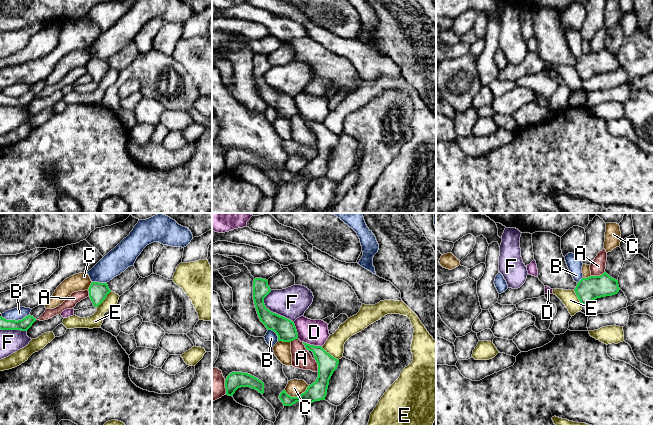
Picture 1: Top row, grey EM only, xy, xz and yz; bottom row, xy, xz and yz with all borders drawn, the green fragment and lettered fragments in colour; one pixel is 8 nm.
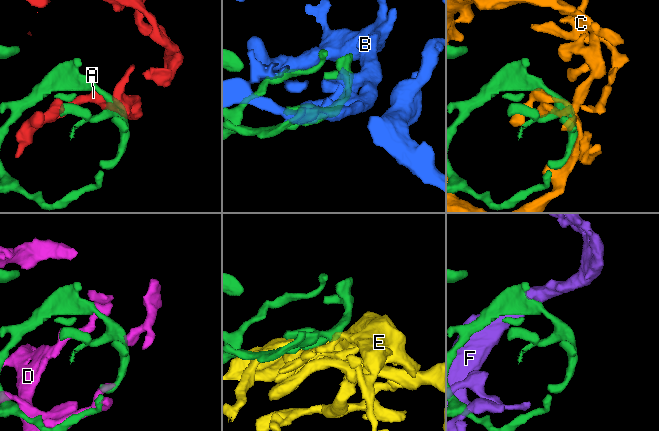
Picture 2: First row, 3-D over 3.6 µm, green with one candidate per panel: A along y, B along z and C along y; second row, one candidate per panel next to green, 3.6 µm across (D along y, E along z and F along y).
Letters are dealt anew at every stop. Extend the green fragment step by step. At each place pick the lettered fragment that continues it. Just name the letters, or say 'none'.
none

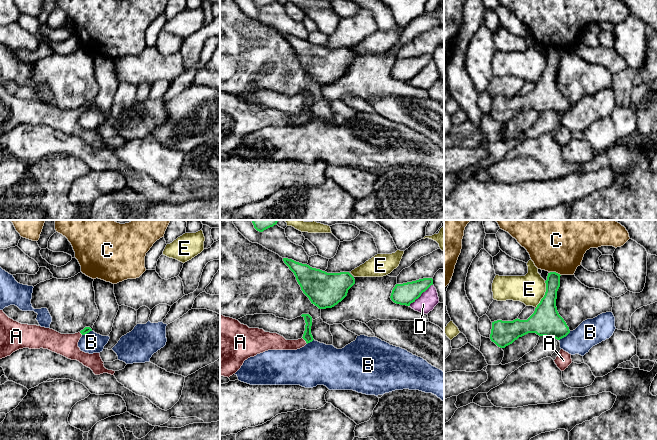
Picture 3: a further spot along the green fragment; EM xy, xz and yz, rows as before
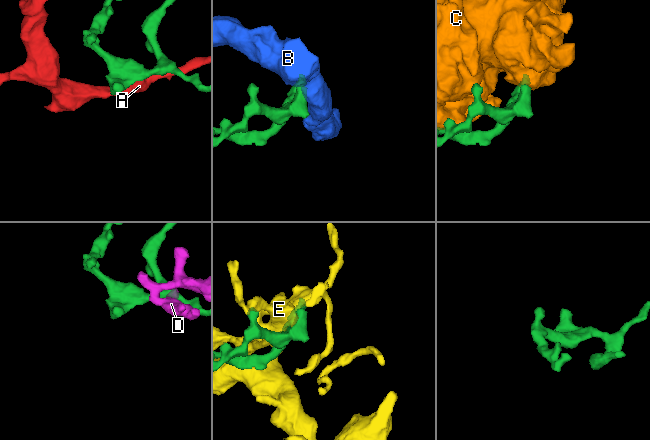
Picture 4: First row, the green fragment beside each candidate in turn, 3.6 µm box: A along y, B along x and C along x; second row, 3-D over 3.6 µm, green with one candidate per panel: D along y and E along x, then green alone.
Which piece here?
A

